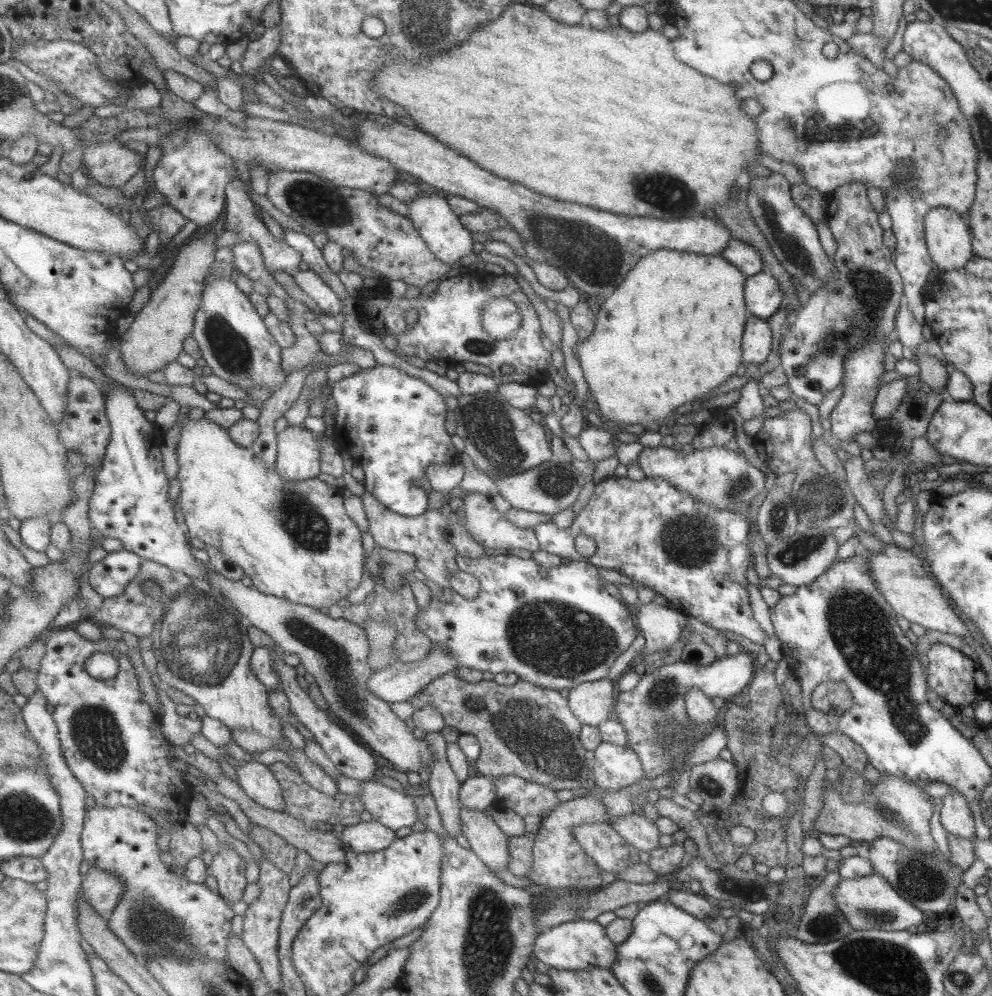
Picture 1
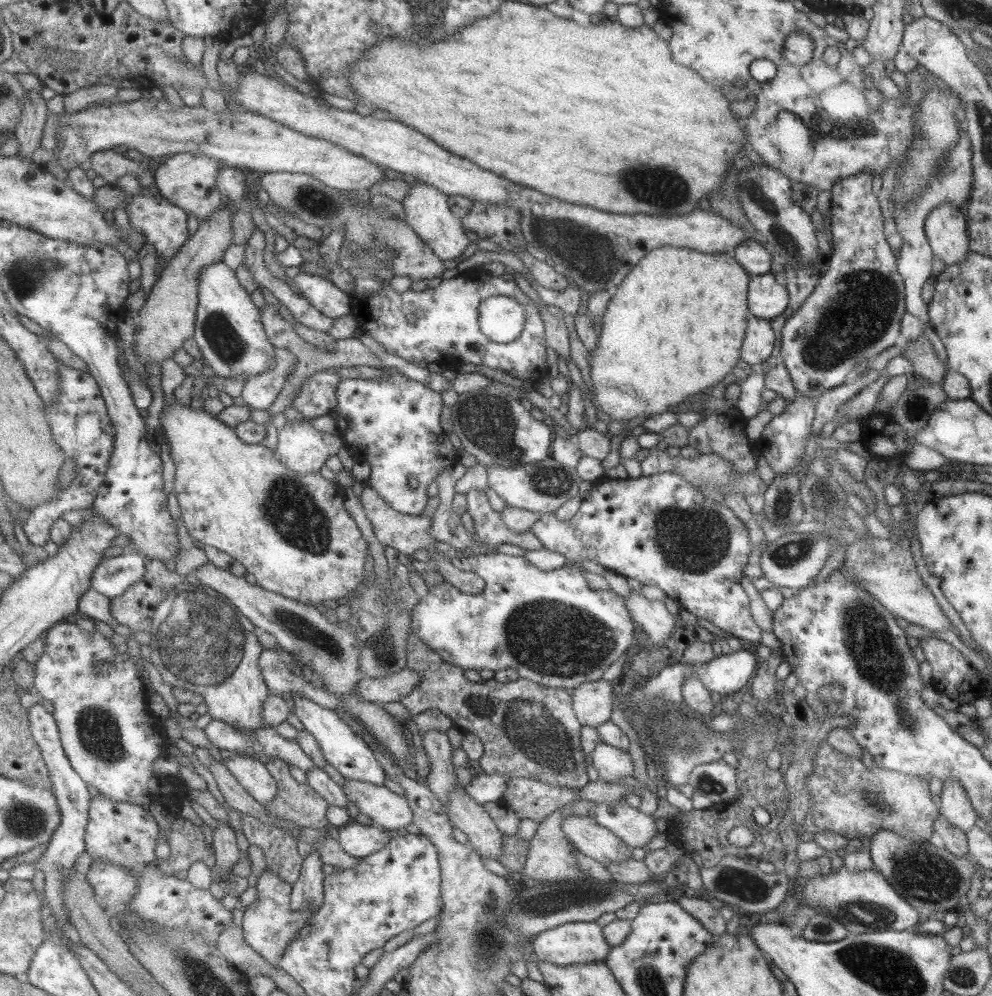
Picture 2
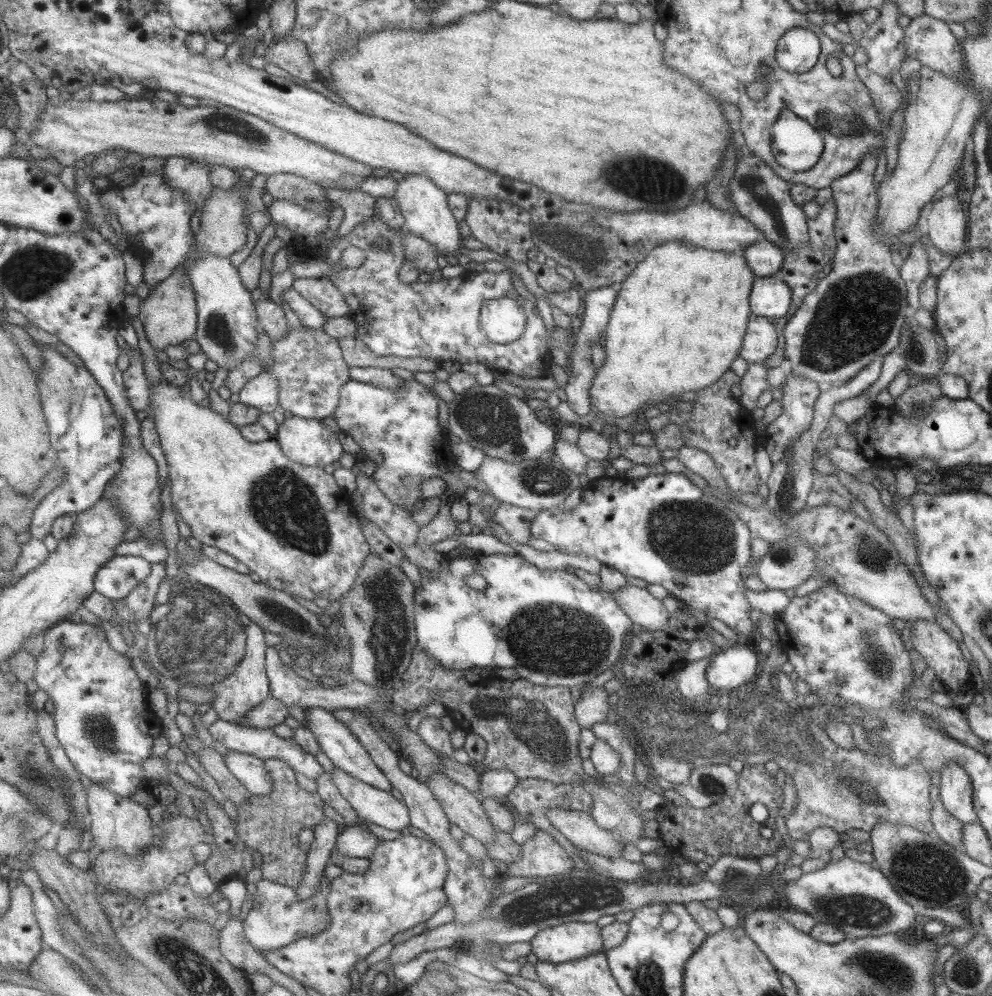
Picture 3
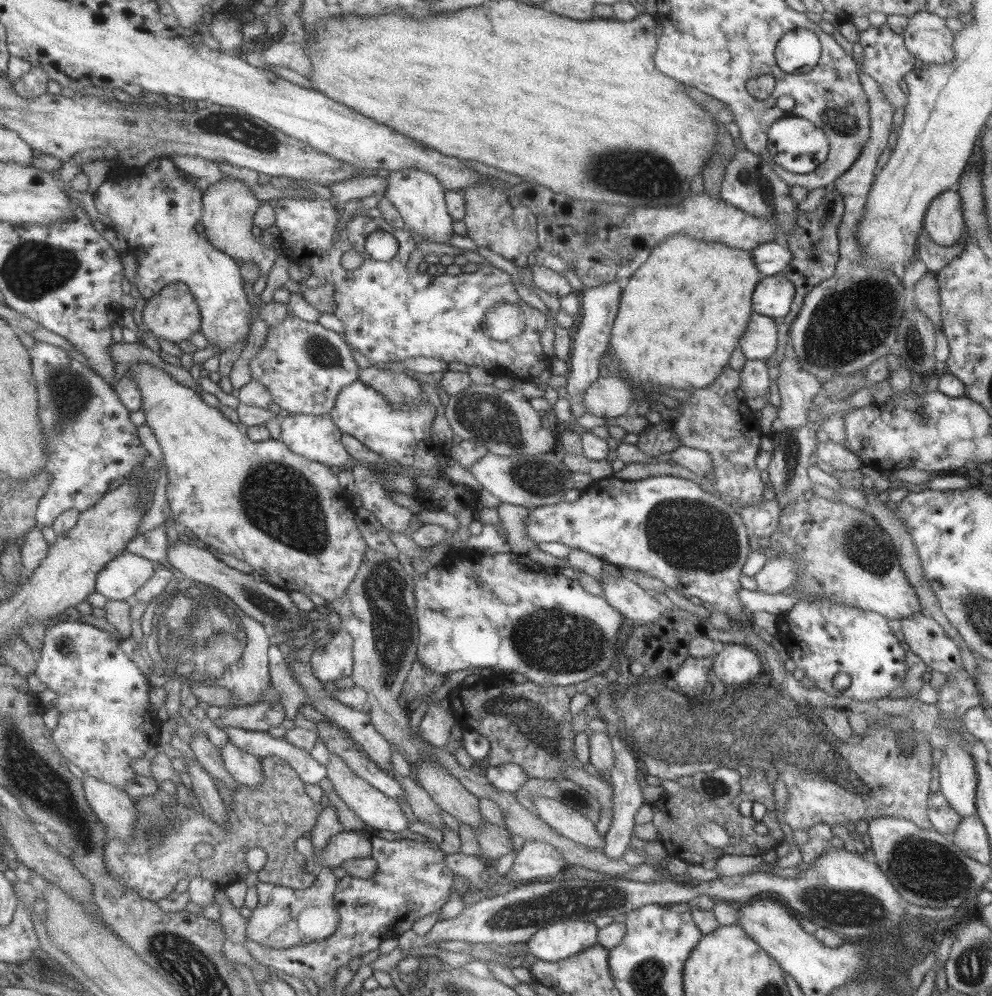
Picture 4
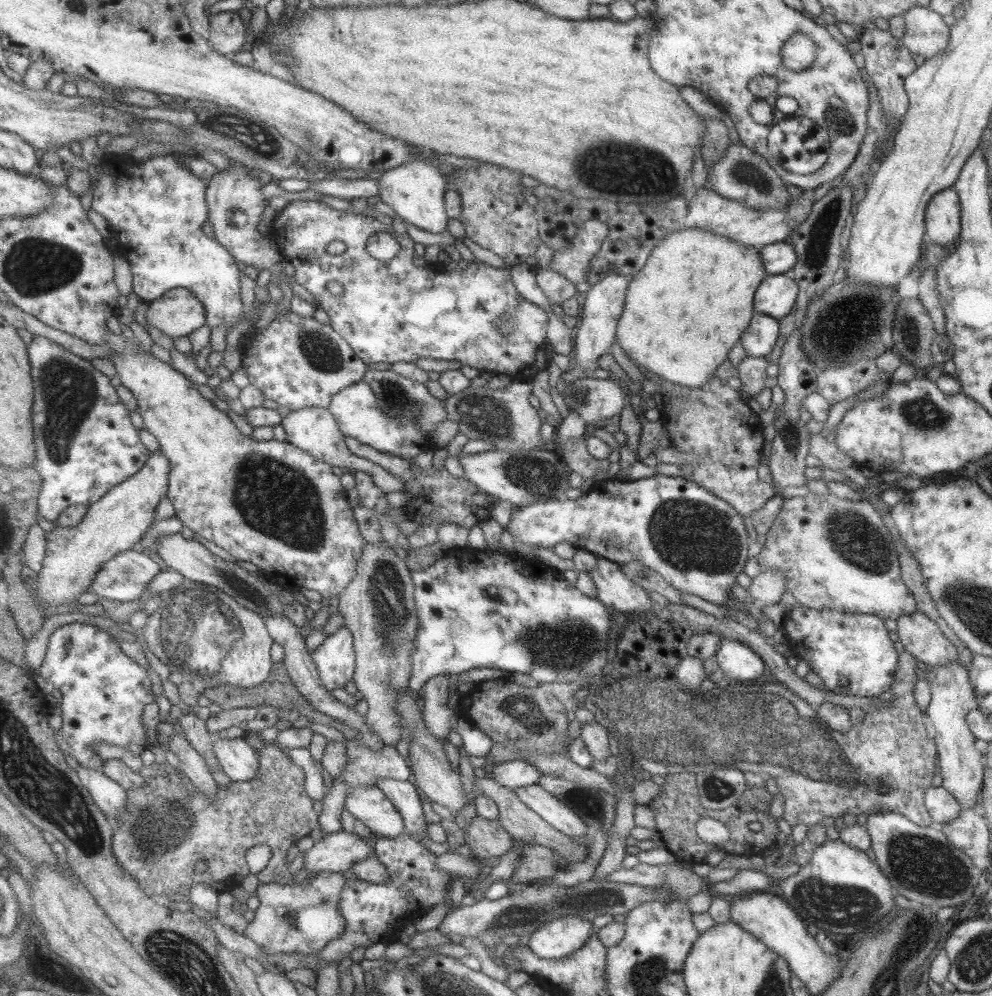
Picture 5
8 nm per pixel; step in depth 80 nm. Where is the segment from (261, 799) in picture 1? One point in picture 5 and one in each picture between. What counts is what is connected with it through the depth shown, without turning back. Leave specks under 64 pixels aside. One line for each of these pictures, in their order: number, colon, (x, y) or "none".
2: (253, 774)
3: (251, 770)
4: (248, 769)
5: (240, 761)

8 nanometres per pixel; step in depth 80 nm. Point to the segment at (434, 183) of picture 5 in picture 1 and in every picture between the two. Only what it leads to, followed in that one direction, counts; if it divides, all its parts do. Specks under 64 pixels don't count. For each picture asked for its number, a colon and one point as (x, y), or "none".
1: (439, 227)
2: (426, 210)
3: (424, 207)
4: (418, 198)

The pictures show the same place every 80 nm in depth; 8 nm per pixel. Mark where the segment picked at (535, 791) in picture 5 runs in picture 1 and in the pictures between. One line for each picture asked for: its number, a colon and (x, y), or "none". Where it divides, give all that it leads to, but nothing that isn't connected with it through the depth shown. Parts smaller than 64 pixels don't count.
1: (609, 851)
2: (591, 839)
3: (577, 827)
4: (563, 820)

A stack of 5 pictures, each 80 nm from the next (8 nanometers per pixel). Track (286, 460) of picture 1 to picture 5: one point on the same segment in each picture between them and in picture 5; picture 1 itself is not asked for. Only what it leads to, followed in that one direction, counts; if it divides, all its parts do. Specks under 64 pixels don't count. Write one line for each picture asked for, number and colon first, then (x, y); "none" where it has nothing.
2: (303, 448)
3: (307, 441)
4: (316, 437)
5: (313, 429)

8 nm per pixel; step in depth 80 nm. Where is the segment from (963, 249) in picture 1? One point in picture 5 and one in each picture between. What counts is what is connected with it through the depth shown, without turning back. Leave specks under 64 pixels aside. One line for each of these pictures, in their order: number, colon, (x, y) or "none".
2: (944, 227)
3: (945, 222)
4: (943, 220)
5: (942, 214)

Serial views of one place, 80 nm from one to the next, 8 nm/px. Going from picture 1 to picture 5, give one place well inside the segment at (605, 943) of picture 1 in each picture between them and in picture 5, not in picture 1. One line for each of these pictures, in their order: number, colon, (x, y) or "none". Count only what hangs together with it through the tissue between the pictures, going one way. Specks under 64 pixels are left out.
2: (573, 942)
3: (568, 941)
4: (552, 943)
5: (562, 936)

